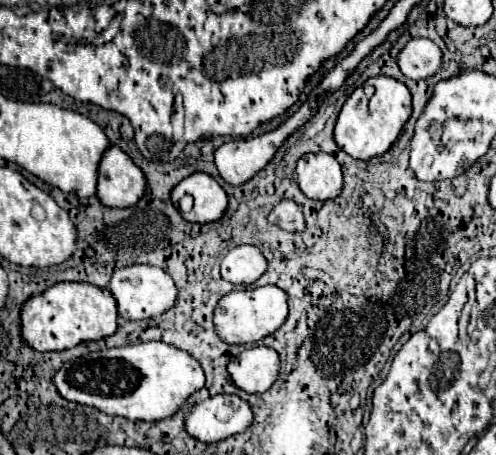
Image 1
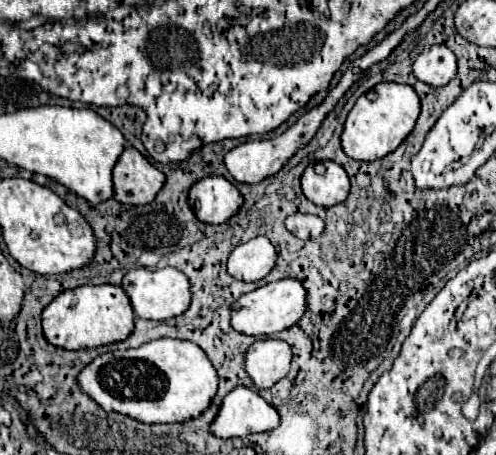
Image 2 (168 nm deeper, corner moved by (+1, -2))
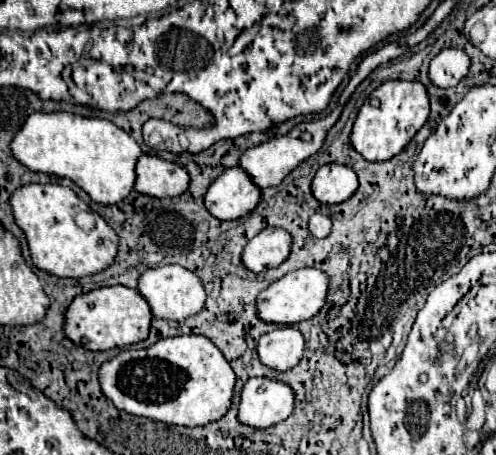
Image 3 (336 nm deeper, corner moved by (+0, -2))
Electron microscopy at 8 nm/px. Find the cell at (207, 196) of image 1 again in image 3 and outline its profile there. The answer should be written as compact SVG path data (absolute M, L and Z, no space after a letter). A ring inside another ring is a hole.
M240 169L224 171L206 191L204 205L216 219L238 219L250 213L260 201L260 189Z

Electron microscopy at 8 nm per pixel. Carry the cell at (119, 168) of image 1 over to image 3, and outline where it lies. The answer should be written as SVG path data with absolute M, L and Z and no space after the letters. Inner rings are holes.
M142 153L136 161L134 191L150 197L178 197L188 189L188 173L156 155Z

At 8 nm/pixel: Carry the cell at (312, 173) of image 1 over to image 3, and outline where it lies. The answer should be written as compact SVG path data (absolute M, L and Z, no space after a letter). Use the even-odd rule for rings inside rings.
M338 163L322 165L312 179L312 195L320 203L328 205L346 201L348 197L354 195L356 189L358 189L356 173L350 167Z

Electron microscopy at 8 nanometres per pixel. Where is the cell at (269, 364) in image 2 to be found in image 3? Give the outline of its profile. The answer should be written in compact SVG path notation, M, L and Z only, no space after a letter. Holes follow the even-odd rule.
M294 327L274 329L260 337L258 341L258 359L266 367L282 373L298 365L304 353L302 333Z

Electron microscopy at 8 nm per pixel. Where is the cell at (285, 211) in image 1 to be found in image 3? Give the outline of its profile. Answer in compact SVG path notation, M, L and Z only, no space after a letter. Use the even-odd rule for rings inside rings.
M314 213L314 215L310 217L308 231L310 231L314 237L328 237L328 235L330 235L330 231L332 231L330 217L328 217L328 215L324 215L324 213Z

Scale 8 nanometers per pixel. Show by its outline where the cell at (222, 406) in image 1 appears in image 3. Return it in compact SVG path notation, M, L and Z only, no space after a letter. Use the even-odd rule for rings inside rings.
M248 381L240 391L238 419L254 429L268 429L290 417L292 389L280 381Z

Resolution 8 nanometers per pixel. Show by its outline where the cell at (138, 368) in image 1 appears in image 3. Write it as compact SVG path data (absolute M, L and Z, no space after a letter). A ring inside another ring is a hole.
M180 335L160 339L148 349L118 353L100 365L98 381L104 397L120 411L170 425L196 427L218 421L228 411L236 375L210 339Z

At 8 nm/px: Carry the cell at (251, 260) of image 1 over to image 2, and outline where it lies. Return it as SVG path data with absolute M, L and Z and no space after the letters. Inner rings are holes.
M255 237L233 249L227 261L227 271L241 281L259 281L275 265L277 251L267 237Z

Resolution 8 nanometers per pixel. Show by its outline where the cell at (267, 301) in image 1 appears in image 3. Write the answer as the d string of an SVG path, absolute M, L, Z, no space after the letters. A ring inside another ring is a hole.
M298 269L286 273L282 279L270 283L256 299L256 315L264 319L264 323L278 323L278 325L294 325L304 319L314 317L326 299L328 291L328 277L320 269Z

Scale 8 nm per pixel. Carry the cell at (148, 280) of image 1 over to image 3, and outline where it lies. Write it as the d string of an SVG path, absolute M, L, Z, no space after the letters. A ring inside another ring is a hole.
M164 265L164 267L156 267L156 269L146 269L138 279L138 291L148 301L152 315L156 319L182 321L182 319L198 313L206 301L206 293L202 289L200 279L192 271L188 271L180 265Z

